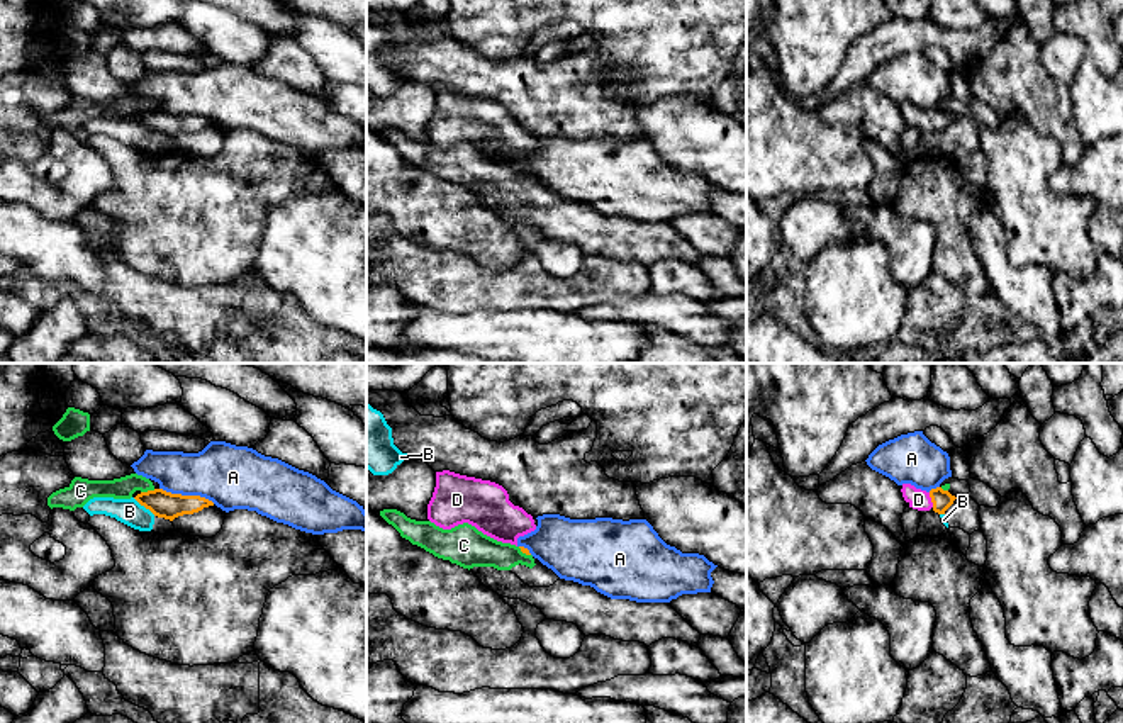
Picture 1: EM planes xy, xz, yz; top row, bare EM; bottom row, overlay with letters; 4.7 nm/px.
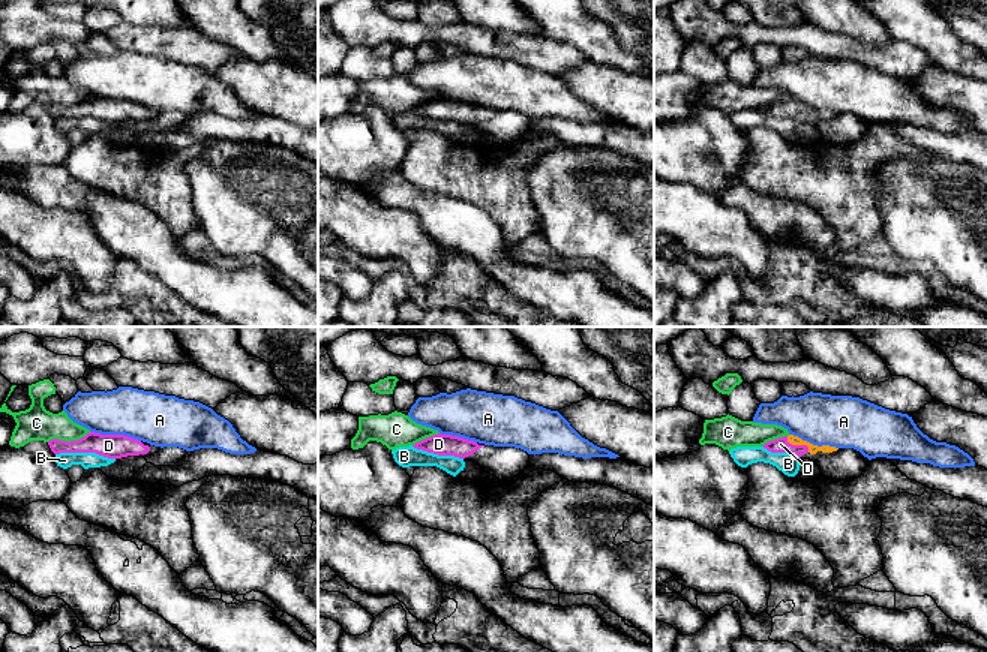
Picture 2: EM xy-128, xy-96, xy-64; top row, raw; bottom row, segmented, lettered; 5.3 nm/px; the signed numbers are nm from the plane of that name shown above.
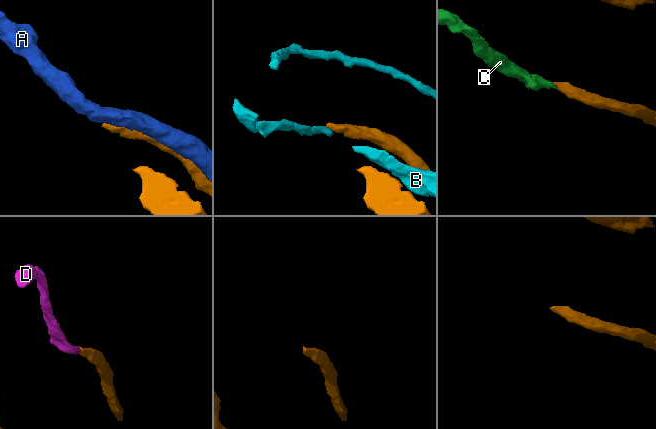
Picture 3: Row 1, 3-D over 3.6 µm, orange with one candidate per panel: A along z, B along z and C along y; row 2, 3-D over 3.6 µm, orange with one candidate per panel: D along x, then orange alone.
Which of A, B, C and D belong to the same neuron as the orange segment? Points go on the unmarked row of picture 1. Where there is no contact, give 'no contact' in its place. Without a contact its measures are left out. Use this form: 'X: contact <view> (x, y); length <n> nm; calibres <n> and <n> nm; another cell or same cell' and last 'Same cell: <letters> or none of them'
A: contact xy (187, 116); length 280 nm; calibres 130 and 300 nm; another cell
B: contact xy (145, 126); length 140 nm; calibres 130 and 120 nm; another cell
C: contact xy (148, 111); length 70 nm; calibres 130 and 100 nm; another cell
D: contact yz (932, 119); length 80 nm; calibres 100 and 100 nm; same cell
Same cell: D

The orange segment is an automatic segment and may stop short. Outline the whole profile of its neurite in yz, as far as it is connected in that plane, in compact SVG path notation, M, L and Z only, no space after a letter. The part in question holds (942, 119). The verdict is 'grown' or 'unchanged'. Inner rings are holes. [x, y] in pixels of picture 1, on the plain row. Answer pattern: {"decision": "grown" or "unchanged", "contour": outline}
{"decision": "grown", "contour": "M902 104L902 117L909 124L909 127L918 131L930 131L933 129L938 134L945 134L945 131L953 124L957 119L948 110L941 107L931 109L930 112L916 109L911 104Z"}

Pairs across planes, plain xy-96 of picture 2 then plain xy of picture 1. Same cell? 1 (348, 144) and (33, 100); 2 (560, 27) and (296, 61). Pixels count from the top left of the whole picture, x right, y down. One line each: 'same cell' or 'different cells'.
1: different cells
2: different cells

